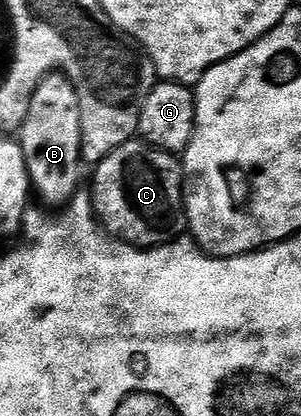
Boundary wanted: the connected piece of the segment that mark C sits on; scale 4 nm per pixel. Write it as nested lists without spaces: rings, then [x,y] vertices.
[[[136,137],[113,149],[109,157],[94,164],[95,176],[91,179],[89,194],[91,203],[95,206],[95,218],[99,226],[123,243],[131,247],[162,247],[164,243],[174,243],[179,235],[188,230],[187,205],[185,202],[185,180],[183,177],[183,164],[170,151],[163,151],[151,143],[144,143]]]

